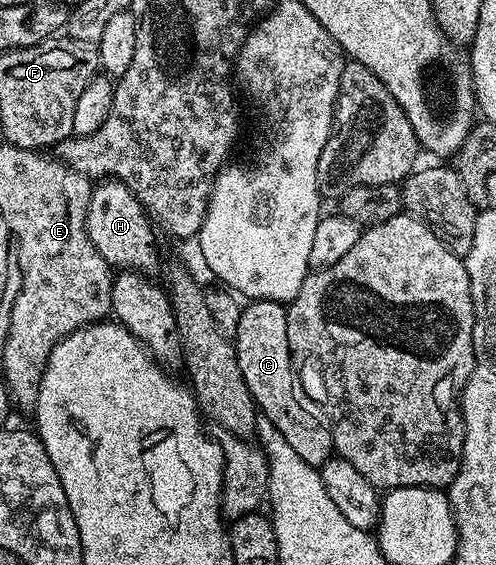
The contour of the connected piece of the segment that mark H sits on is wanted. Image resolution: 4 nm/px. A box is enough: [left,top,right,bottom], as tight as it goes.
[85,180,157,276]

